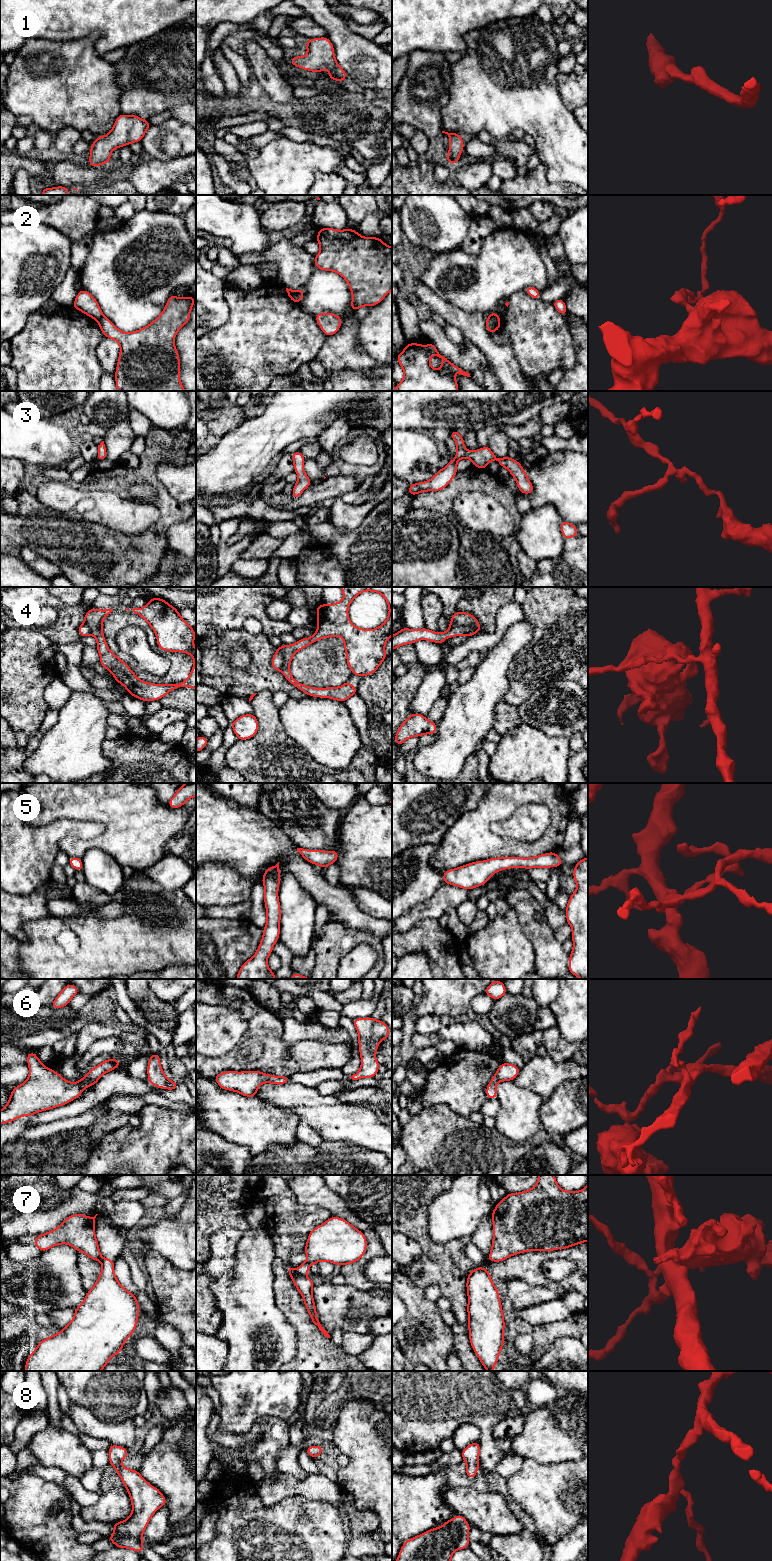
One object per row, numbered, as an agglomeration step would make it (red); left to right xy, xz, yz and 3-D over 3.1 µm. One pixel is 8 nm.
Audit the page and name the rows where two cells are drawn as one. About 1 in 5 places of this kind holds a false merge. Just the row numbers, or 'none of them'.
2, 4, 7

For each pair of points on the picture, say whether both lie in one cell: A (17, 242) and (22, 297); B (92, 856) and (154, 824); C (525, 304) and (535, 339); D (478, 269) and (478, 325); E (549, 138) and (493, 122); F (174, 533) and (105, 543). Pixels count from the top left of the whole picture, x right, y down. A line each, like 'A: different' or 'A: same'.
A: same
B: different
C: same
D: different
E: same
F: different

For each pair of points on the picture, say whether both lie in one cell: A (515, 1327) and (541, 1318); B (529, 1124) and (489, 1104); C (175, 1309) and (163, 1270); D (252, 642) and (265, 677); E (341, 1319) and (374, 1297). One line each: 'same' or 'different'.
A: different
B: different
C: same
D: same
E: same

